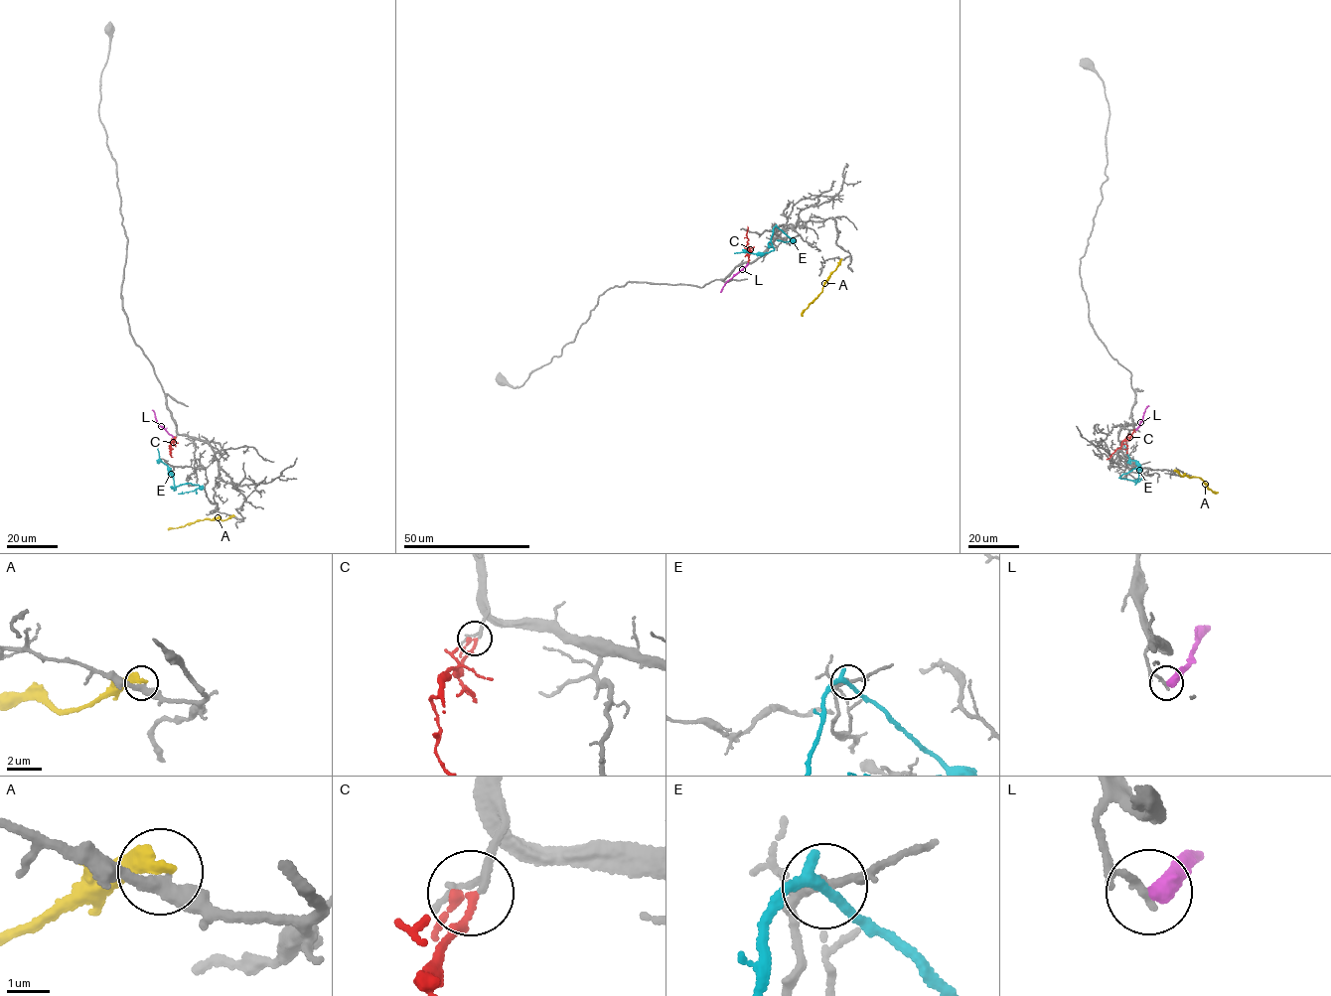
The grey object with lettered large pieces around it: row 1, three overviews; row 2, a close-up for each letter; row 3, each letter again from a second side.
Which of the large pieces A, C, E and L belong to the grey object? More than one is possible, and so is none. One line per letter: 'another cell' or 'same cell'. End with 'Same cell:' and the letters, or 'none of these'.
A: another cell
C: same cell
E: another cell
L: another cell
Same cell: C

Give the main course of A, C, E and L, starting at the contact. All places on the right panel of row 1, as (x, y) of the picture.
A: (1175, 471), (1184, 477), (1199, 478), (1209, 489), (1218, 493)
C: (1133, 429), (1107, 459)
E: (1120, 476), (1138, 482), (1141, 479), (1139, 466), (1129, 459), (1123, 444)
L: (1135, 429), (1148, 405)

